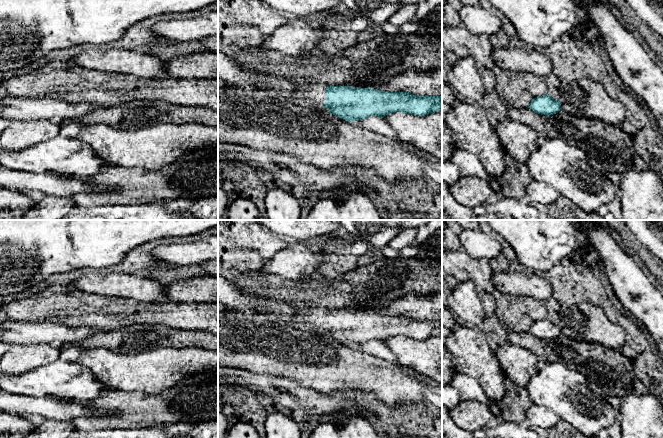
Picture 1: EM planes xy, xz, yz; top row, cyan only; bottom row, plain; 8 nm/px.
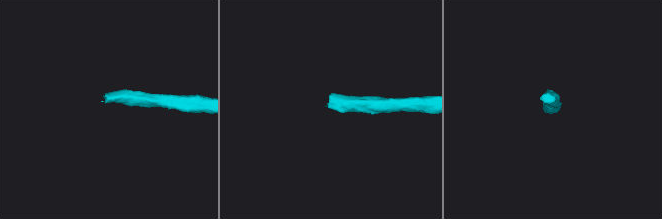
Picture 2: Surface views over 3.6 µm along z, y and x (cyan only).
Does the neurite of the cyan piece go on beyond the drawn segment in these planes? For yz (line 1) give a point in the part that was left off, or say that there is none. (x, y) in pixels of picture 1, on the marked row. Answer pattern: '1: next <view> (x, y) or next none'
1: next none

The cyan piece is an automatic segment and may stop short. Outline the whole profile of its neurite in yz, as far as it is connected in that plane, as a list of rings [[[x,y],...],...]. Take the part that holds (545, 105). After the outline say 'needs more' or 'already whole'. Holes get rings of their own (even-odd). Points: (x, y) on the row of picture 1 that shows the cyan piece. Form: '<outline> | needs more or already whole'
[[[549,94],[534,98],[528,107],[541,115],[553,115],[562,109],[559,100],[553,99]]] | already whole

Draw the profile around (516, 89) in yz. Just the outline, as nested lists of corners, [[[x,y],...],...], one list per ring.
[[[500,69],[495,78],[495,90],[507,107],[522,109],[534,98],[548,94],[545,78],[529,72]]]

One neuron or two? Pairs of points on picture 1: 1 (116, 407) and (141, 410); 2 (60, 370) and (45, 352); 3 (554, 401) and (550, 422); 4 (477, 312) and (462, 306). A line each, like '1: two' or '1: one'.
1: one
2: two
3: two
4: one

